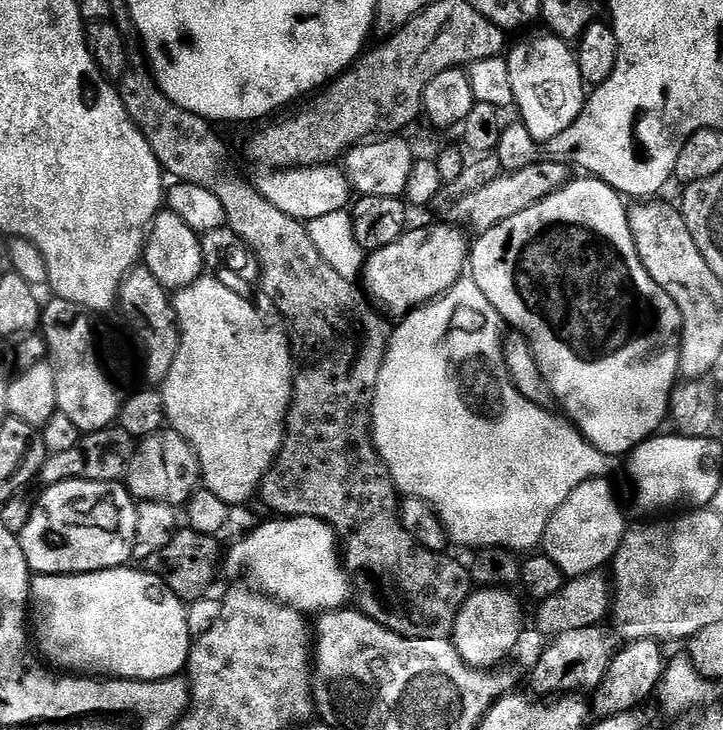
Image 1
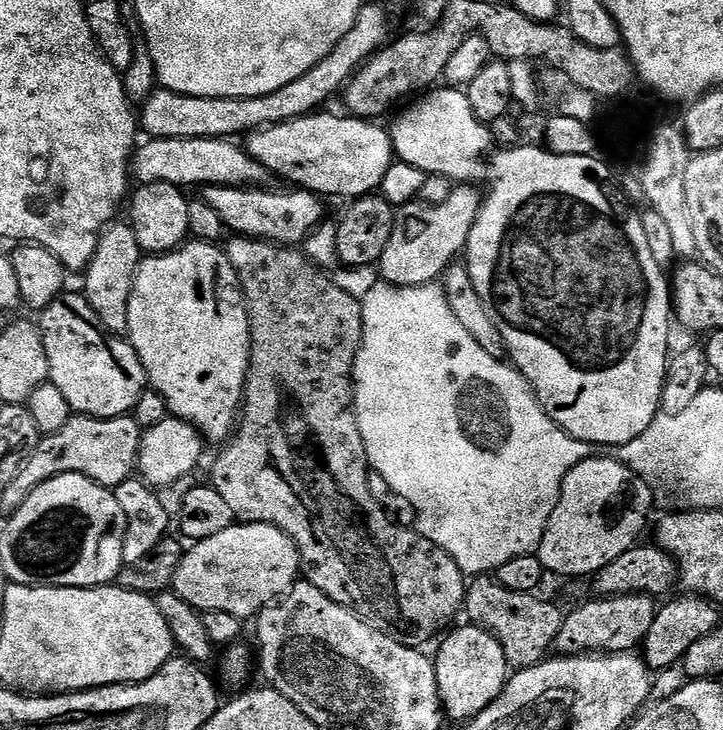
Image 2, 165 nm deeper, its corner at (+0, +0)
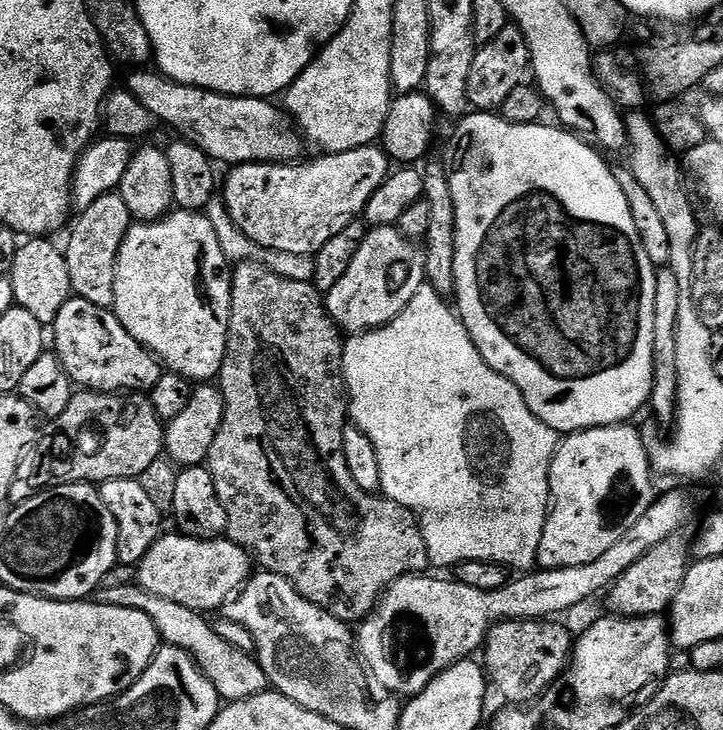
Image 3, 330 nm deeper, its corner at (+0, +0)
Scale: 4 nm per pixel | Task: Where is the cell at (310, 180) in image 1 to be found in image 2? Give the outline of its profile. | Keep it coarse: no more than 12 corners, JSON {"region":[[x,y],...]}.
{"region":[[148,138],[140,184],[259,188],[270,173],[231,139]]}

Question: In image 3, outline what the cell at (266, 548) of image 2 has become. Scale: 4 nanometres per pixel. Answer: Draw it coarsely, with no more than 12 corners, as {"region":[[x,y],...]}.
{"region":[[161,535],[140,587],[201,614],[253,575],[227,538]]}

